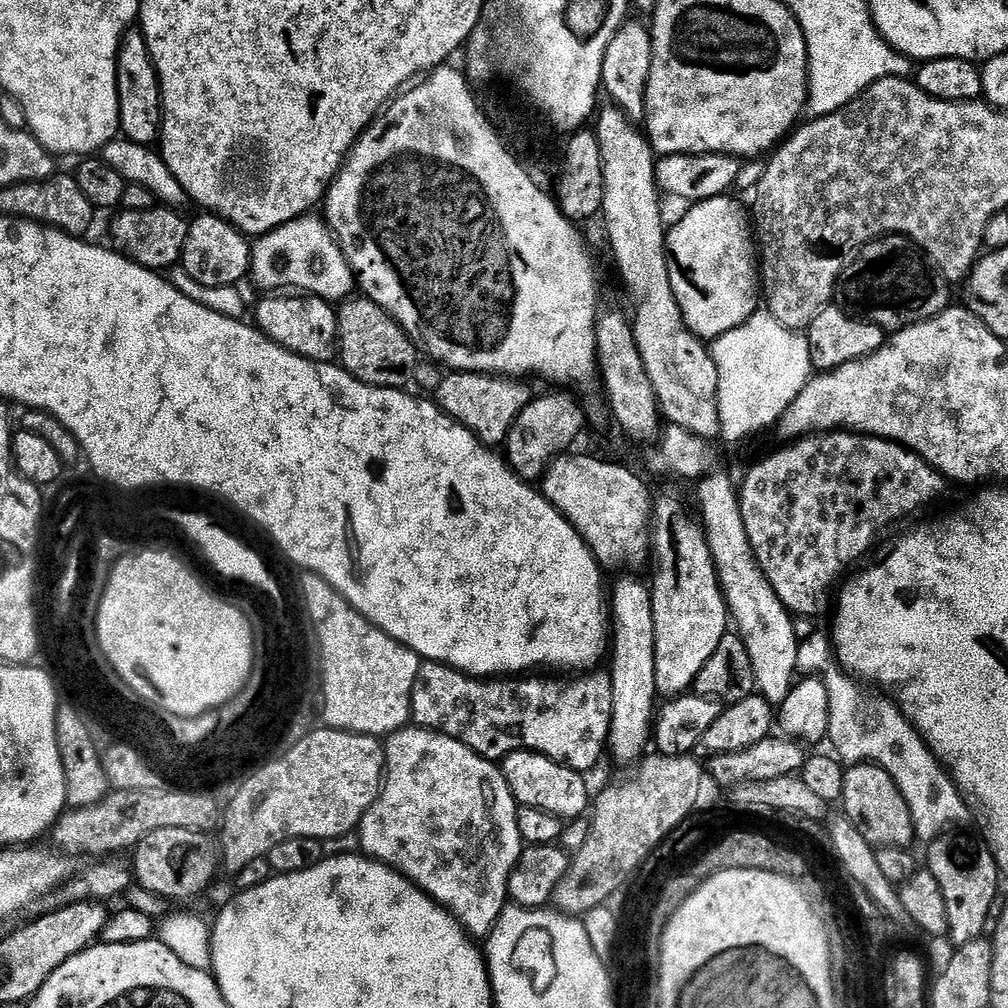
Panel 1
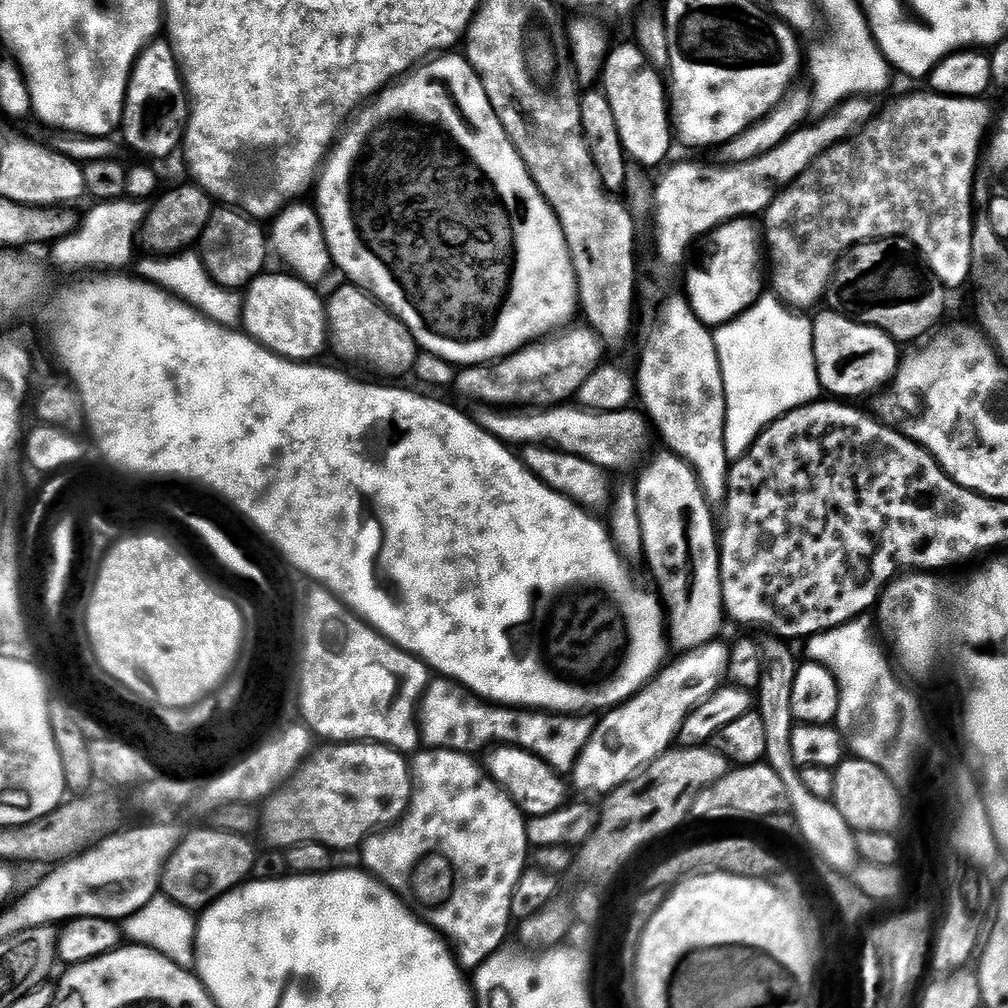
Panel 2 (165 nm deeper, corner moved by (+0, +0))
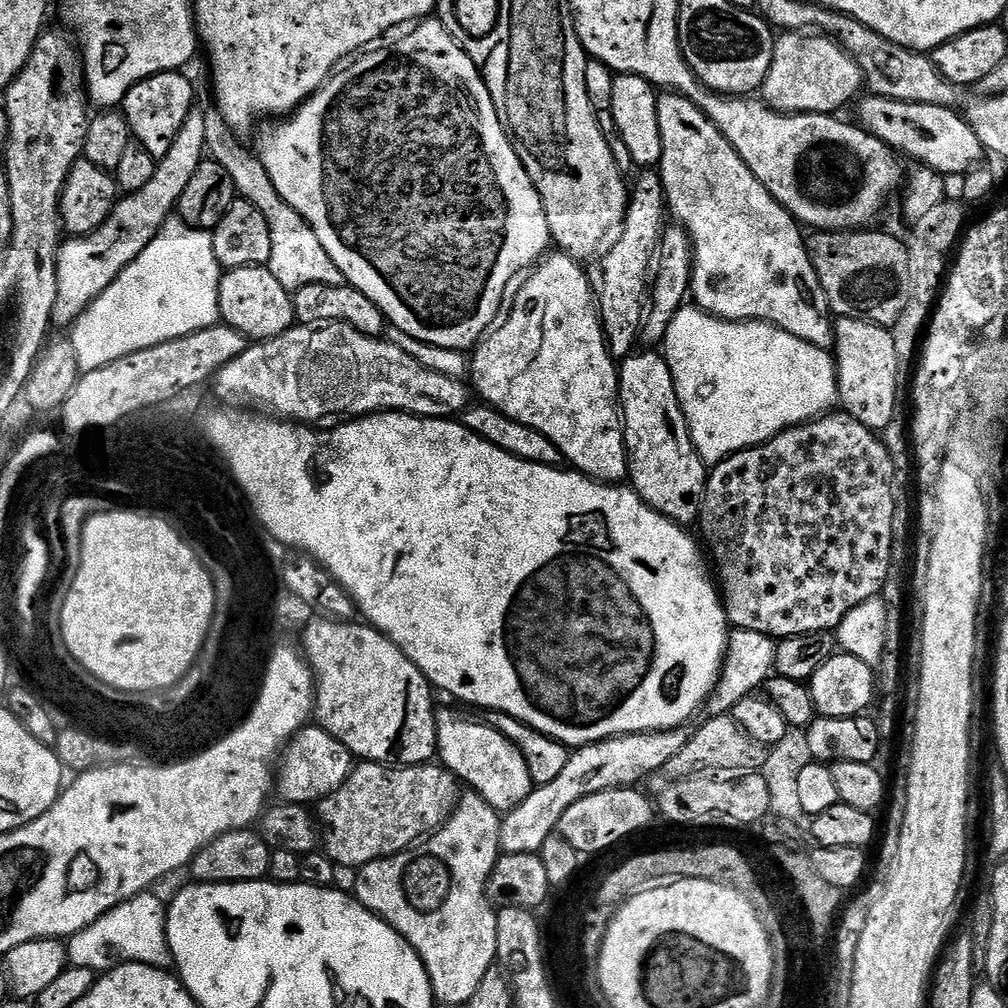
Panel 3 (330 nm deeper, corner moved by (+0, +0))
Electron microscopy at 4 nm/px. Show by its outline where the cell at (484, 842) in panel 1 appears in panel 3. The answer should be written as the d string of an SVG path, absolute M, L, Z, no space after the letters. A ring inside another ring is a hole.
M471 790L465 791L456 801L456 809L453 810L451 816L448 817L442 828L436 829L423 842L417 843L406 852L400 852L397 856L384 856L381 860L375 860L364 865L357 871L357 884L354 895L358 903L366 906L376 916L380 916L386 923L390 925L397 934L405 940L406 943L418 954L418 958L424 964L426 974L430 978L430 986L432 987L432 995L437 1001L440 1000L444 1004L460 1004L467 1005L470 998L474 998L474 990L478 990L478 982L482 982L482 978L486 978L486 974L493 971L494 965L497 963L496 947L498 946L498 915L497 909L491 900L488 899L488 879L494 870L496 863L500 861L502 849L500 847L500 821L501 813L494 810L494 806L490 806L490 802L486 802L486 798L482 798L477 792Z

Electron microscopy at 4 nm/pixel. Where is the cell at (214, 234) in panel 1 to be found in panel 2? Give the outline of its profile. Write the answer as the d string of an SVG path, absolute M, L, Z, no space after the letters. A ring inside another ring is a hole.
M220 206L213 211L206 230L198 241L198 255L215 284L229 290L244 290L265 271L264 263L270 259L269 237L265 229L251 216Z

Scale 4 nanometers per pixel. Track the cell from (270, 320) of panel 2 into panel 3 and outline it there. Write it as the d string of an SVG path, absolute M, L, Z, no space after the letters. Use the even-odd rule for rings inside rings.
M267 266L230 268L220 278L218 302L221 321L252 342L278 338L297 323L292 298L293 293L282 287Z

